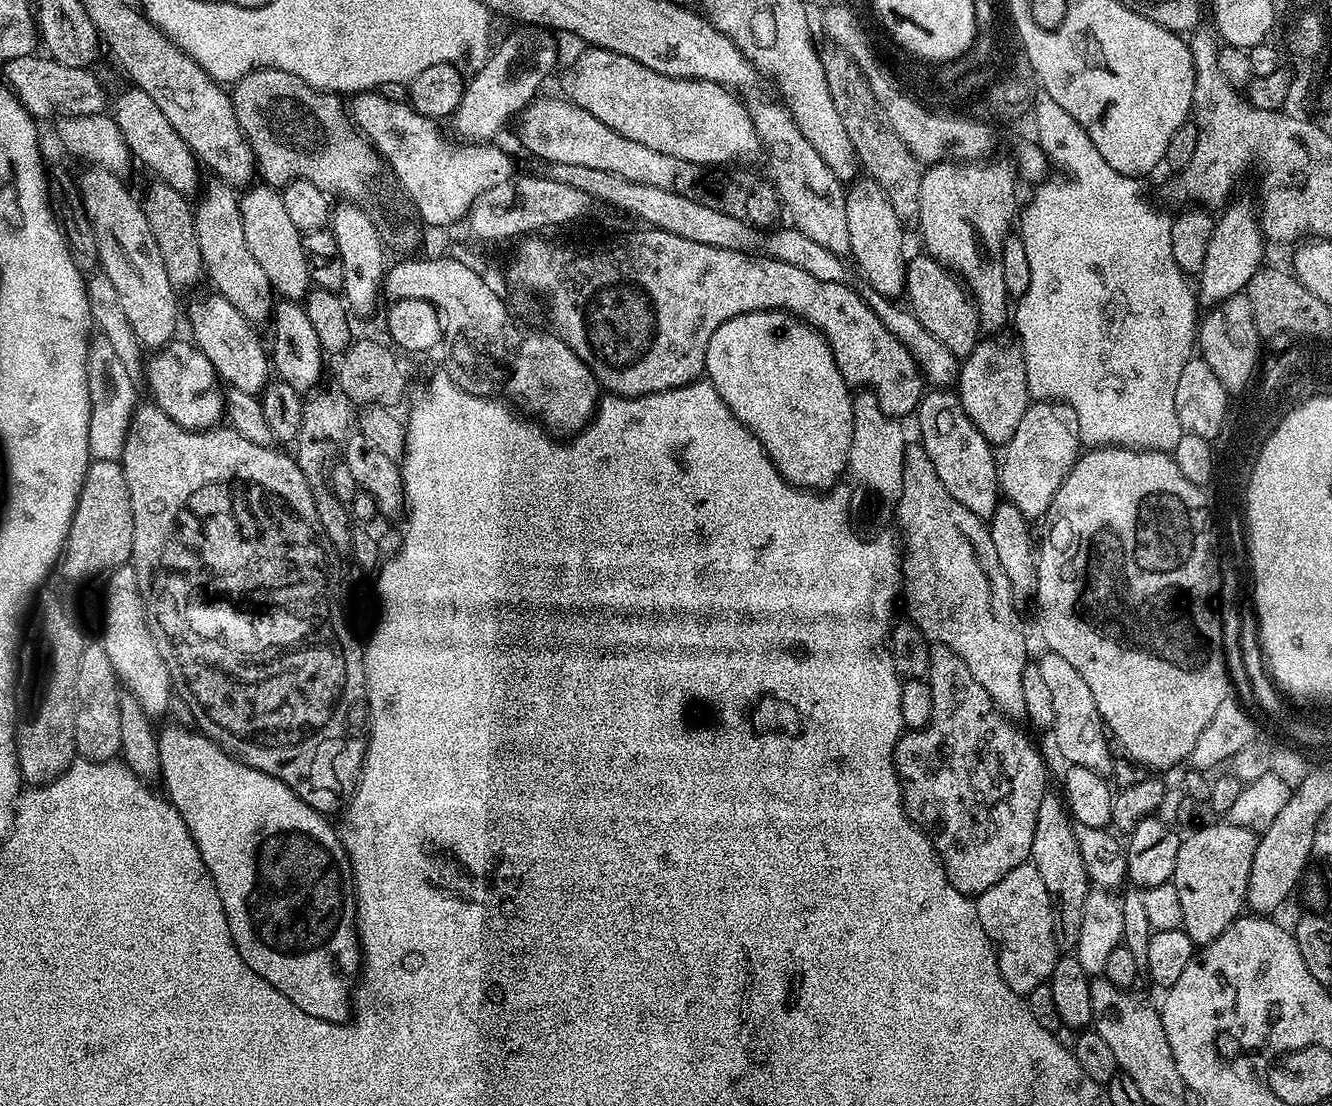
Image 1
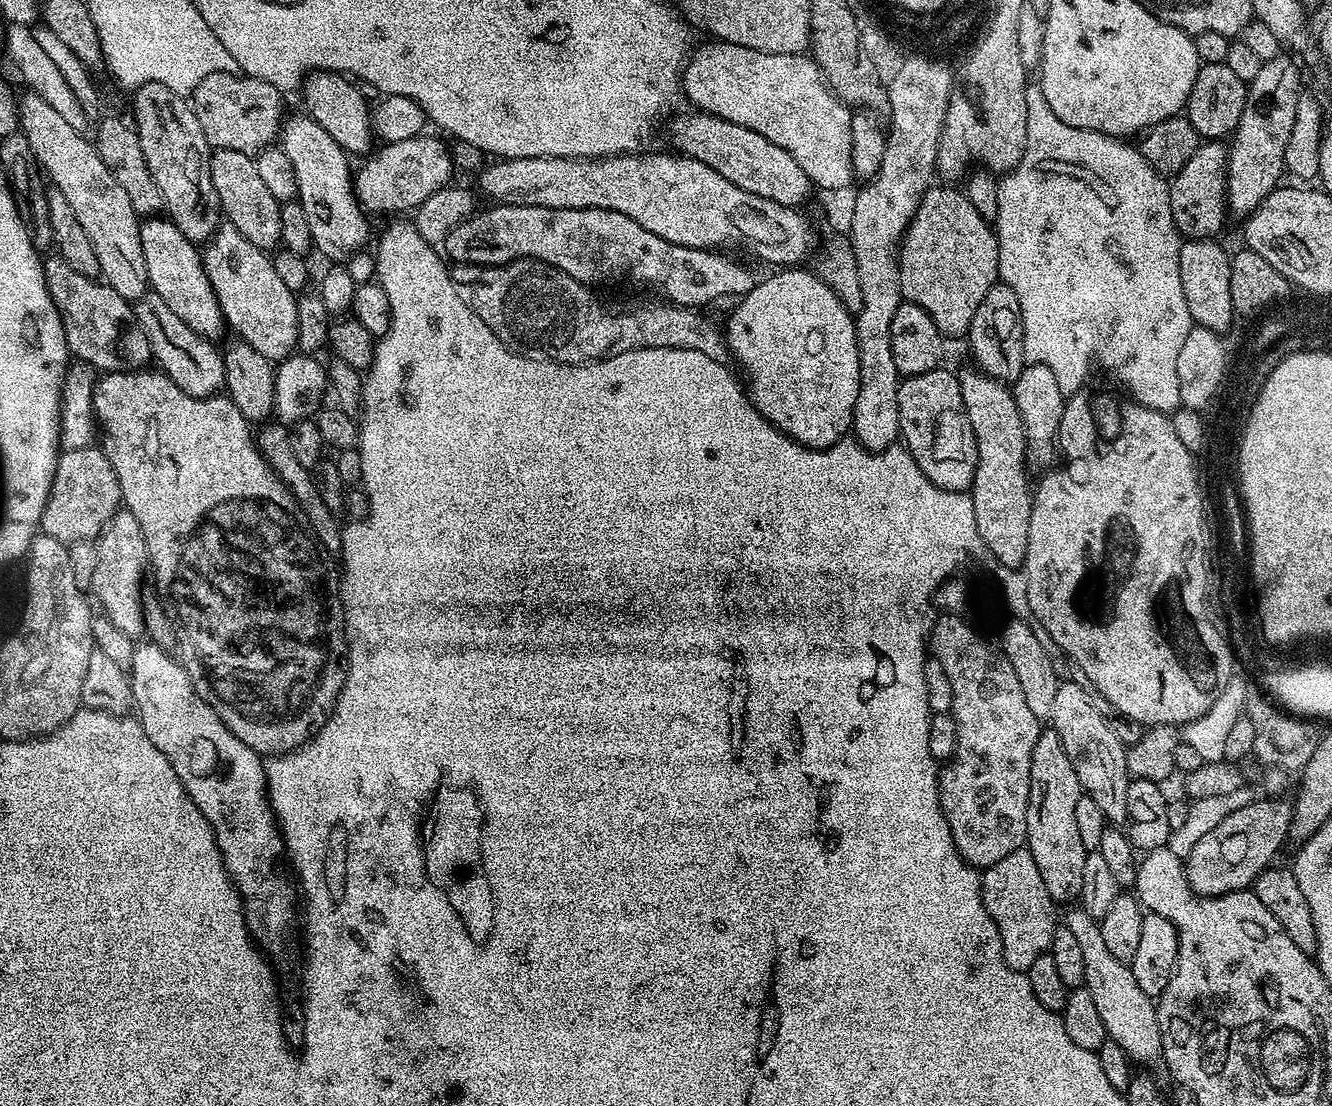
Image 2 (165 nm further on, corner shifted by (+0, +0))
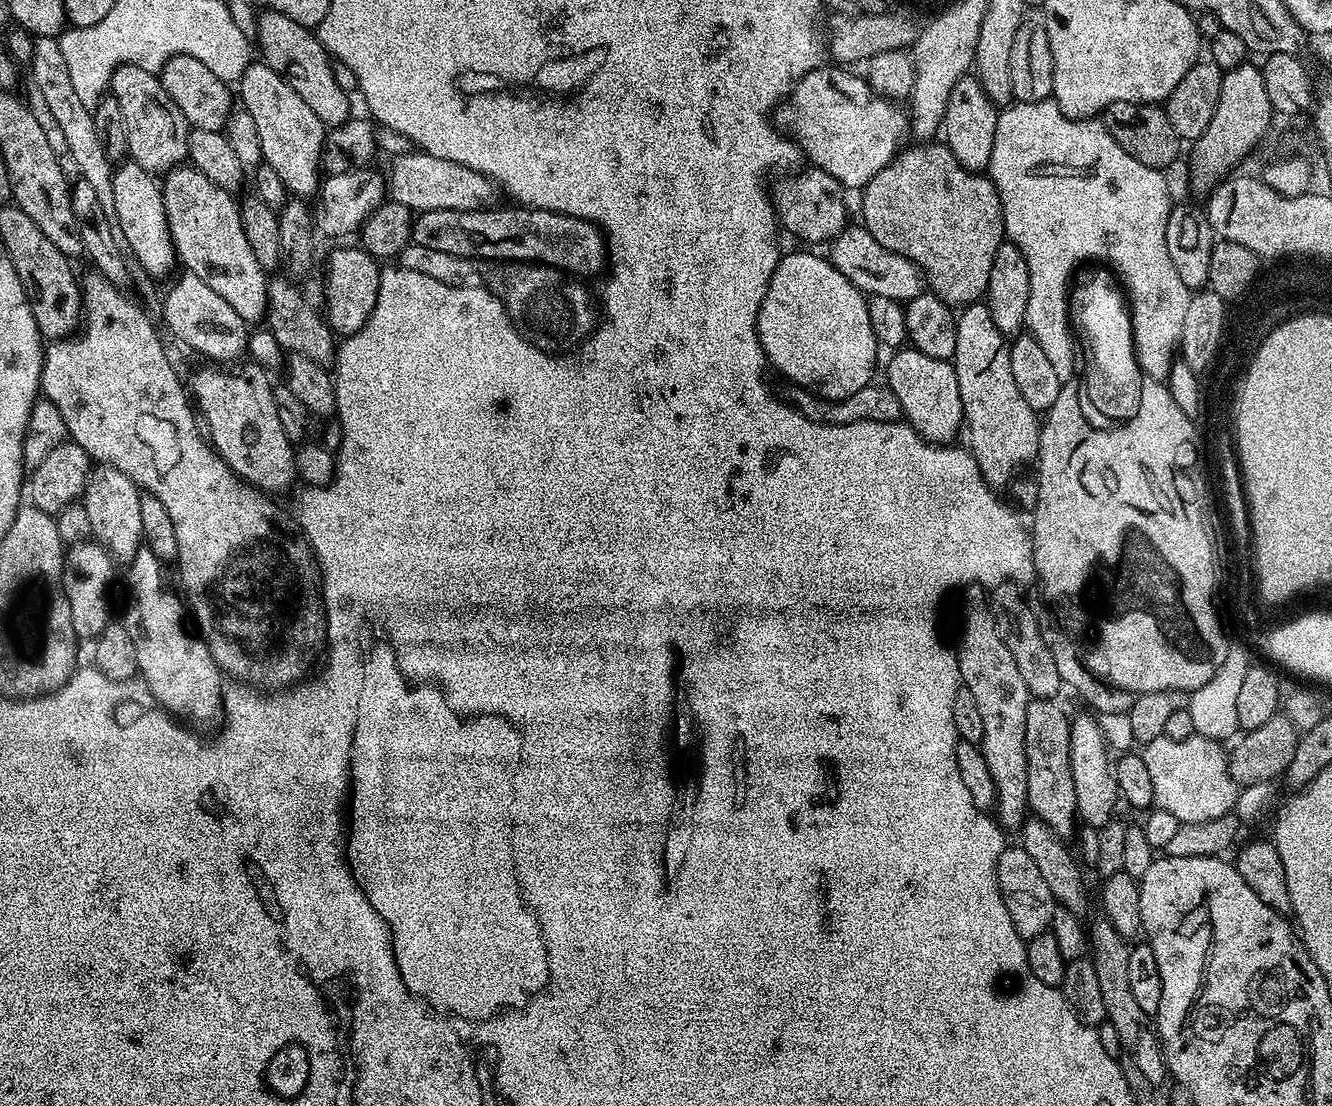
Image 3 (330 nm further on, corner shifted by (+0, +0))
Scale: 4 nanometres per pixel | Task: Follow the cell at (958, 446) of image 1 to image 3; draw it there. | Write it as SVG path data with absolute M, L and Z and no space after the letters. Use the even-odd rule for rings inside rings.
M905 346L893 351L888 360L888 380L886 386L898 398L903 419L924 440L931 444L951 445L956 435L961 435L964 424L964 407L962 406L962 394L958 394L958 378L956 369L949 361L930 358L930 354L922 354L917 348Z

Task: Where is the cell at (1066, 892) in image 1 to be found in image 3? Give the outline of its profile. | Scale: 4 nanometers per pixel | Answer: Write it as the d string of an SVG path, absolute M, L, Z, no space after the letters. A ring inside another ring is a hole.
M1029 699L1026 706L1026 766L1028 767L1028 803L1031 815L1046 824L1054 835L1067 838L1077 831L1076 799L1074 778L1070 774L1070 716L1056 705L1055 699Z

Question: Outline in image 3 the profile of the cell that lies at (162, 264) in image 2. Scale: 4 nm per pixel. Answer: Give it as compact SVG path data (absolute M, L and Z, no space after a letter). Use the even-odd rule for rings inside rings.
M131 160L121 163L113 171L112 178L112 216L115 227L120 228L126 242L130 244L130 250L141 263L142 270L146 270L146 274L153 278L170 275L178 268L178 257L166 218L163 189L153 173L142 170Z

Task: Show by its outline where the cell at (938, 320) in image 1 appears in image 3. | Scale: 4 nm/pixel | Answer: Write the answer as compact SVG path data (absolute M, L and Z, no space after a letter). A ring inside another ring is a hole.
M947 144L914 146L905 147L862 189L863 227L886 250L913 260L939 300L950 306L977 303L987 293L994 254L1006 240L998 190L987 175L966 170Z

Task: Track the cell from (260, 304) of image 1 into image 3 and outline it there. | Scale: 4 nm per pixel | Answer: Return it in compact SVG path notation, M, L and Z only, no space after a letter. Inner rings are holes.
M122 65L114 70L110 94L122 106L122 119L126 121L127 155L146 172L167 174L188 160L187 118L174 106L170 94L160 85L157 73L139 69L136 65Z

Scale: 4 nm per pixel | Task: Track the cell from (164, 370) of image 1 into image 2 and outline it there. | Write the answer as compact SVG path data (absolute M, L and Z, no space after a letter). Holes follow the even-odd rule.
M59 255L44 260L44 277L52 301L62 318L68 351L79 363L88 364L101 373L140 370L152 360L150 342L140 329L133 305L106 282L83 276Z

